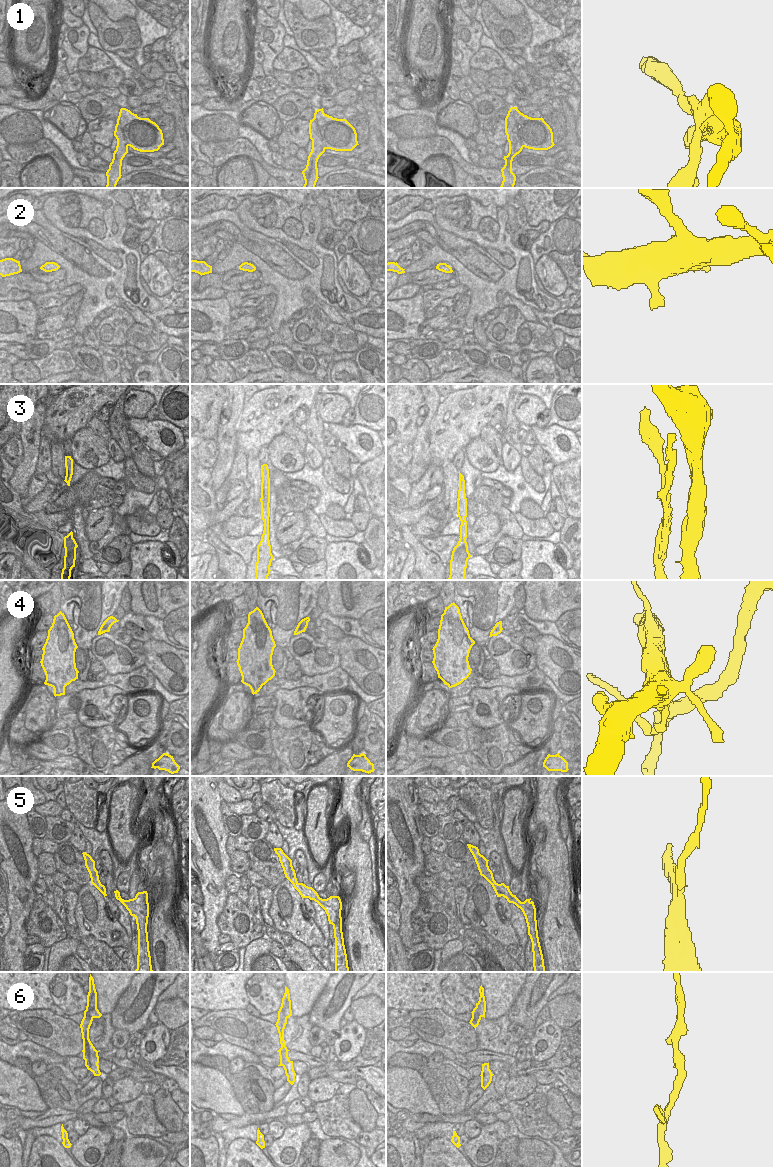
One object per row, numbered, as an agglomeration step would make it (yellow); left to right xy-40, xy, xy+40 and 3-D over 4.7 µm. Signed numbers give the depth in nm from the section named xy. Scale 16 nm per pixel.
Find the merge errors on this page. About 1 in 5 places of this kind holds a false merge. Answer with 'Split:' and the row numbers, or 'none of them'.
Split: 1, 3

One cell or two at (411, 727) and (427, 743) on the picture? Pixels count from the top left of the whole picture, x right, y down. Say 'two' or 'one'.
two

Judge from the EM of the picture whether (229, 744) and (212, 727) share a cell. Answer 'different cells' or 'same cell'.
different cells

